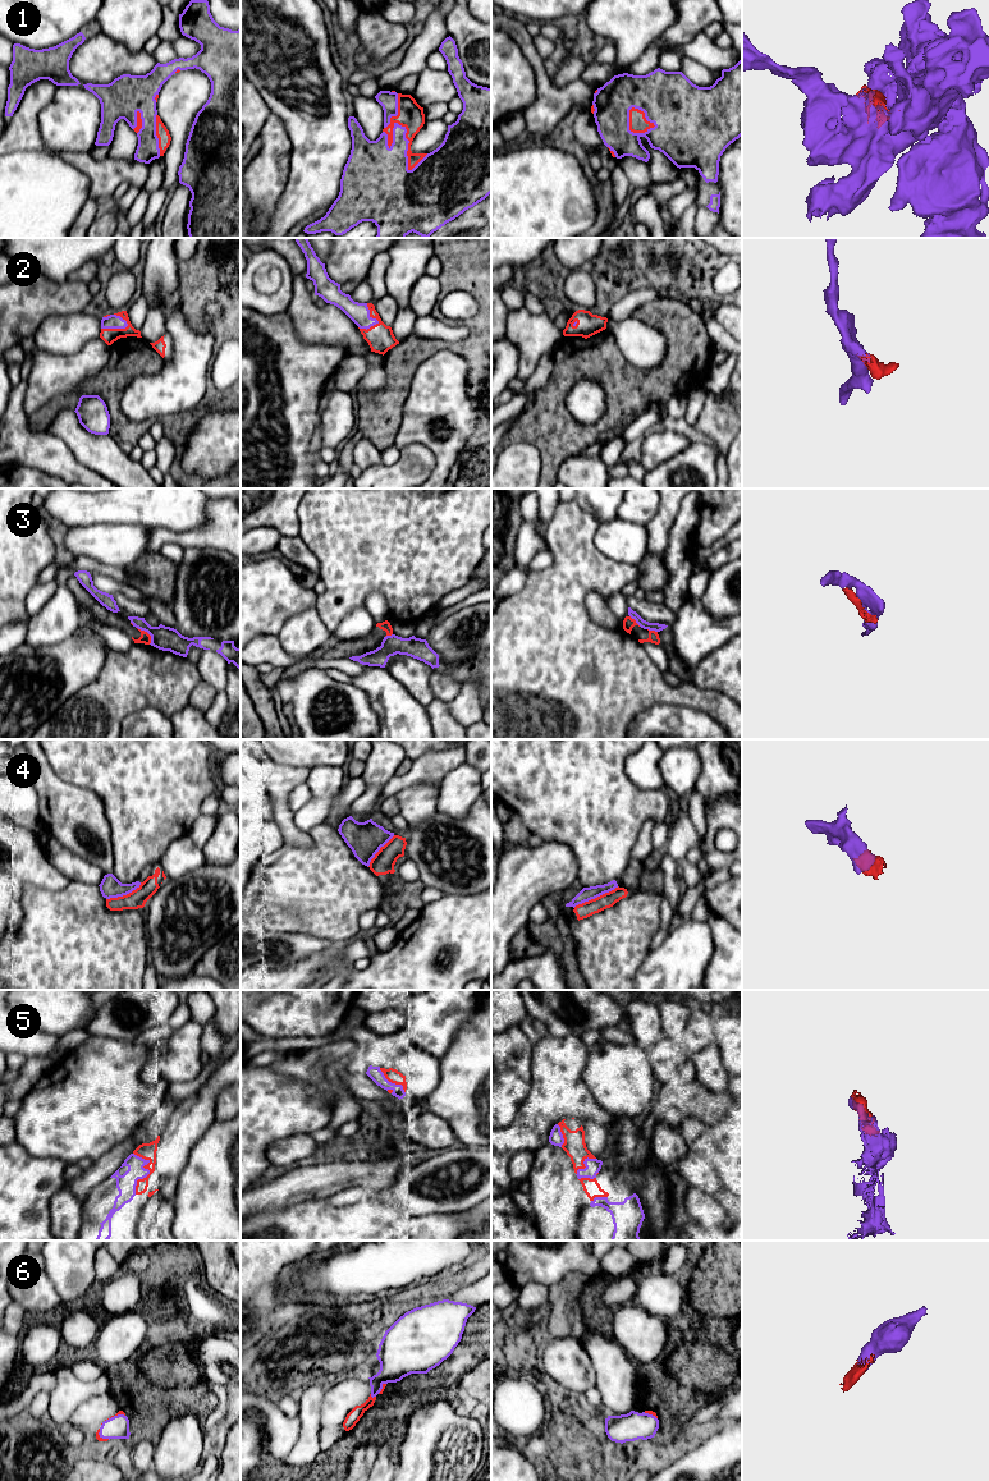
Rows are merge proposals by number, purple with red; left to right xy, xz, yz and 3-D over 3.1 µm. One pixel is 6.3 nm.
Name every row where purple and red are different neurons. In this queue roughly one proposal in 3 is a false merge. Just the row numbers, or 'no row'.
3, 4

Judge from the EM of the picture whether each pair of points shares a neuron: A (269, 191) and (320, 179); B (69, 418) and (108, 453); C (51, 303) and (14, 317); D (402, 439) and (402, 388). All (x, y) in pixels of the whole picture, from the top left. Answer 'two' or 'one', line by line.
A: two
B: one
C: one
D: two

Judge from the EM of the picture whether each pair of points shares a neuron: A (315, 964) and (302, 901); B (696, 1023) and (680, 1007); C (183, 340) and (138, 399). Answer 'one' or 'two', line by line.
A: two
B: two
C: one

